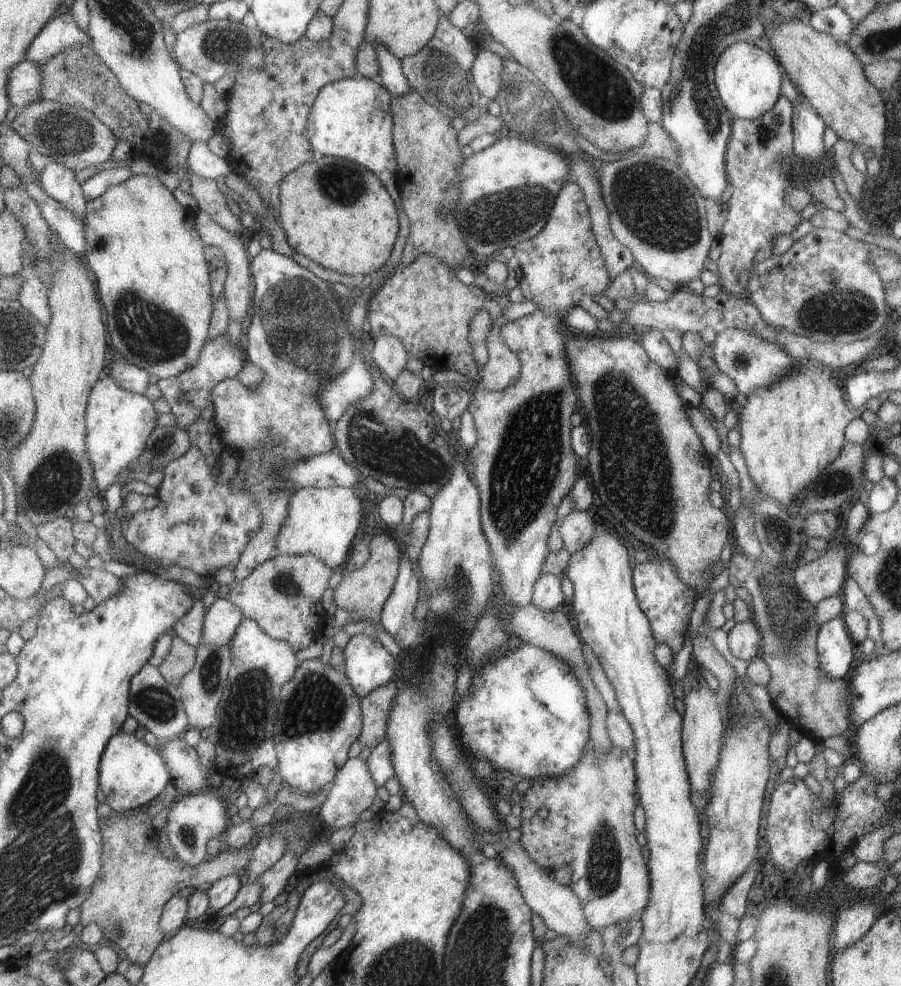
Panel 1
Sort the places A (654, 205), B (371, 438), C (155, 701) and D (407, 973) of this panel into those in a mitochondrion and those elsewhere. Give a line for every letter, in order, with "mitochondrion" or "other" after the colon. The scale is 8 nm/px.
A: mitochondrion
B: mitochondrion
C: mitochondrion
D: mitochondrion

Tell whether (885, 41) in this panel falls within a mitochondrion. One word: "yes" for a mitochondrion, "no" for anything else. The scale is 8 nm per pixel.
yes

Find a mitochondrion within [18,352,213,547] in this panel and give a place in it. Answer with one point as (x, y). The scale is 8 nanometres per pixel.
(54, 482)

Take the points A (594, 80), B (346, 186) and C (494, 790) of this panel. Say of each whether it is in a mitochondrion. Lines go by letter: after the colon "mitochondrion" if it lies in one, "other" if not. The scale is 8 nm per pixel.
A: mitochondrion
B: mitochondrion
C: other

